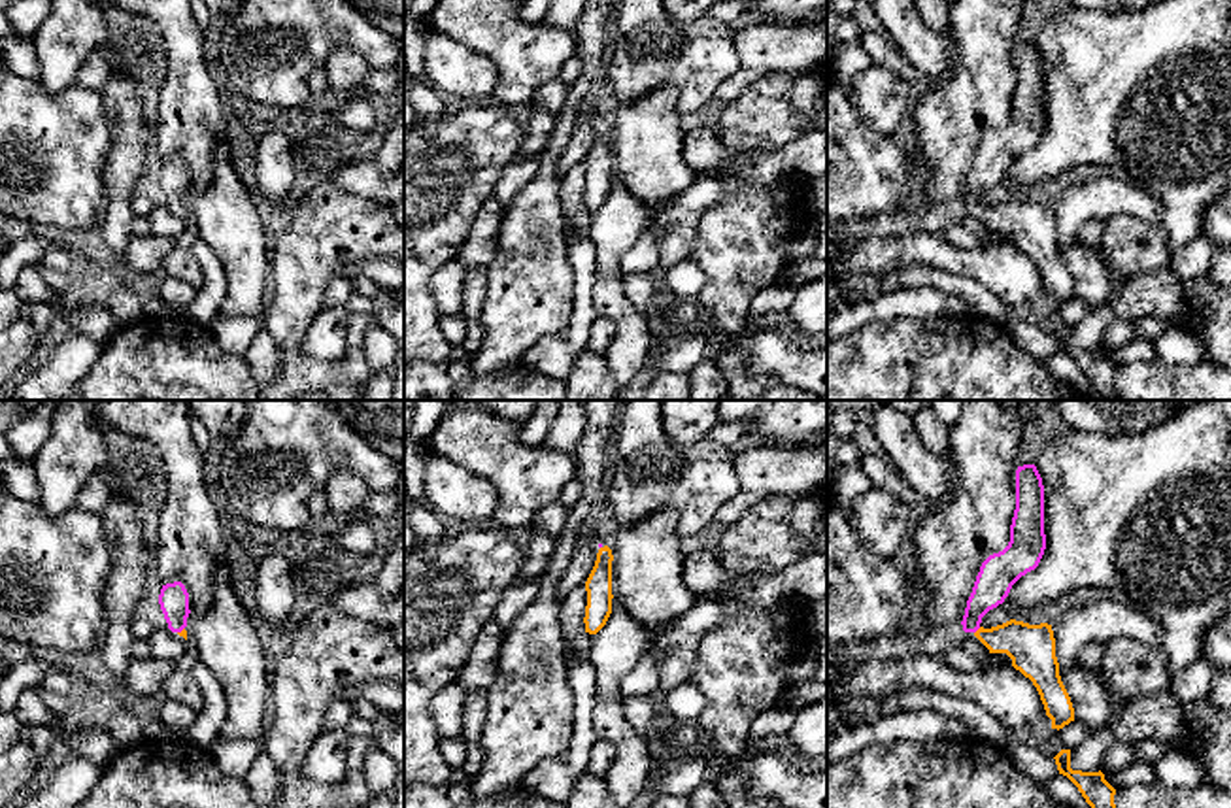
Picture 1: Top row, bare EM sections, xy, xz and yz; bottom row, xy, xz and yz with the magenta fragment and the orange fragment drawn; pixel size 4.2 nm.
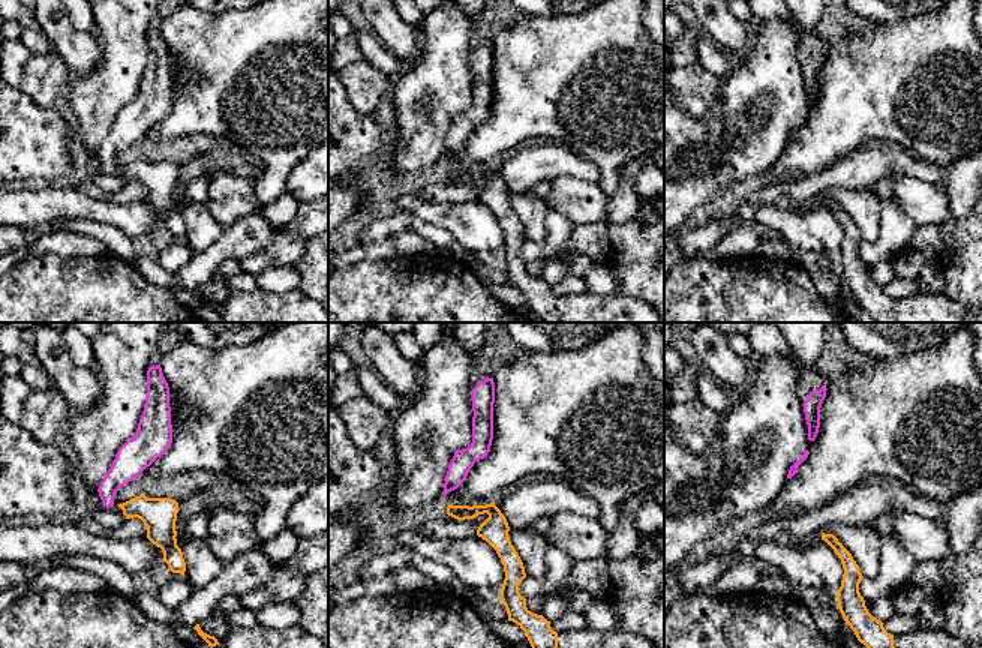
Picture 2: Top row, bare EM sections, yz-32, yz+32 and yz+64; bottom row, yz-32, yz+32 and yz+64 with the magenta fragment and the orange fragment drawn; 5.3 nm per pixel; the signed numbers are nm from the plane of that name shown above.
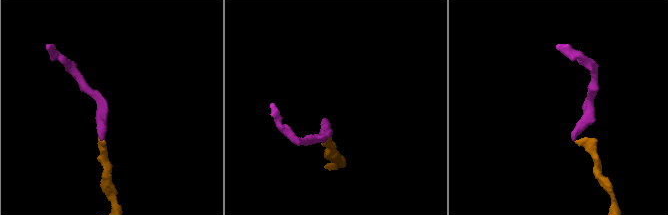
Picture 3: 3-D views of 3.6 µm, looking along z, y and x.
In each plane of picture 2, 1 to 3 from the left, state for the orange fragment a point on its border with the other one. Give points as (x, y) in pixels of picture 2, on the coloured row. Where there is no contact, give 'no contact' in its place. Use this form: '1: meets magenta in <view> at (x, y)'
1: no contact
2: no contact
3: no contact

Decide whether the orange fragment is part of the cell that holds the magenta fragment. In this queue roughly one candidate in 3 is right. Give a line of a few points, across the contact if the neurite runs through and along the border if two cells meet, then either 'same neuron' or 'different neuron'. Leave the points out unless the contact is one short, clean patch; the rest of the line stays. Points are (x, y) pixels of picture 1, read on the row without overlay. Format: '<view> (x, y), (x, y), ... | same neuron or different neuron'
yz (997, 151), (975, 187), (977, 206), (1031, 225) | same neuron

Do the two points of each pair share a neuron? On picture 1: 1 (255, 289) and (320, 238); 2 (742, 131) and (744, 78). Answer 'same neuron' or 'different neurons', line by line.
1: different neurons
2: different neurons

